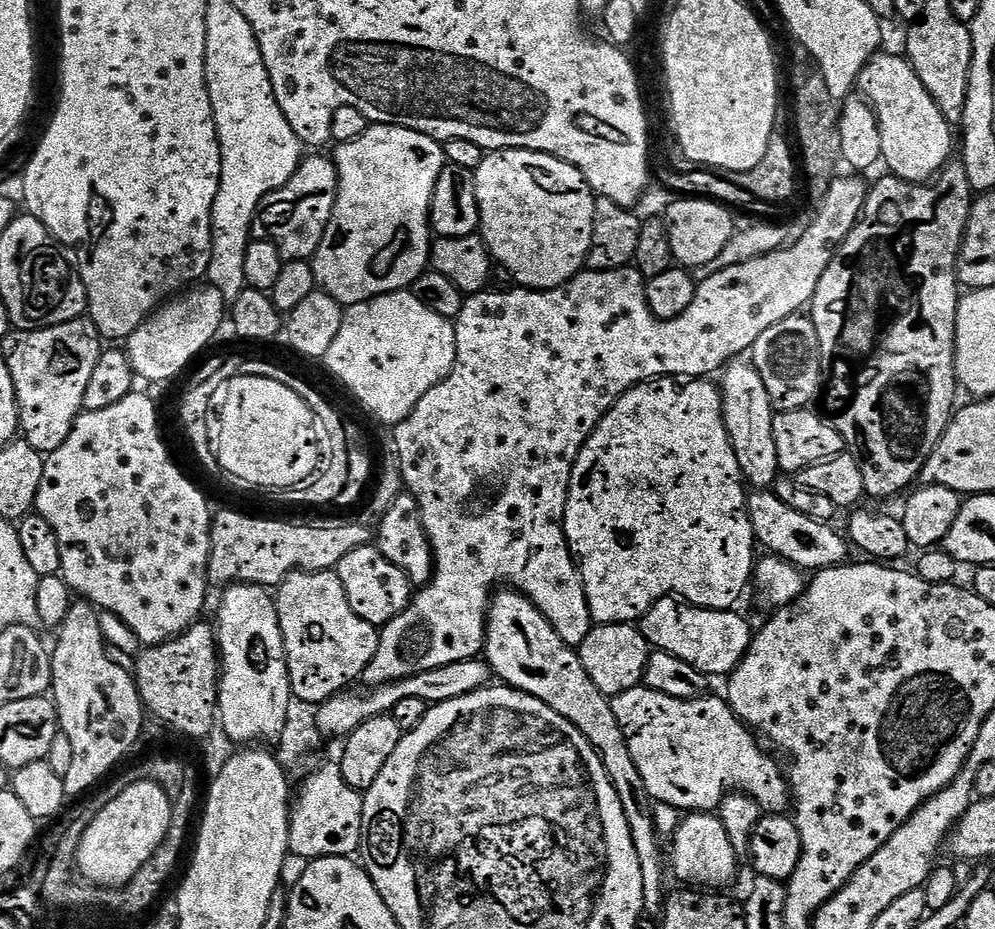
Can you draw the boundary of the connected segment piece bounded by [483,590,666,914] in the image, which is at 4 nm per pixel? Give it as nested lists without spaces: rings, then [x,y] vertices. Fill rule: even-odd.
[[[500,590],[490,601],[483,655],[488,667],[499,679],[500,676],[504,679],[501,681],[507,687],[517,688],[546,702],[550,710],[562,714],[562,718],[574,725],[596,749],[630,826],[634,854],[638,854],[638,866],[642,870],[644,912],[659,913],[666,903],[666,852],[664,856],[660,849],[660,832],[652,817],[654,804],[646,790],[646,782],[642,782],[642,774],[638,774],[638,766],[634,766],[634,758],[630,758],[630,746],[626,746],[622,726],[618,726],[618,718],[614,718],[612,701],[602,694],[602,690],[598,690],[598,686],[594,686],[594,682],[590,682],[590,674],[586,674],[586,666],[582,666],[579,651],[561,638],[542,610],[538,610],[538,606],[534,606],[527,596],[515,590]]]

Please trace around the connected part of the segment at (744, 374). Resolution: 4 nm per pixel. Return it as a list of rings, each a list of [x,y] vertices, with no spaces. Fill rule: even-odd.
[[[750,362],[736,363],[729,363],[722,372],[724,425],[728,428],[728,437],[738,458],[741,476],[753,489],[768,490],[781,475],[778,446],[774,446],[772,399],[770,394],[766,394],[766,386],[762,386],[762,378],[754,365]]]

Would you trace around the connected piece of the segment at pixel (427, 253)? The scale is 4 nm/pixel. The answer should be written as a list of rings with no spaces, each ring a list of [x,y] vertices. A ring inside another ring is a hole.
[[[372,124],[358,138],[350,142],[339,145],[335,149],[334,159],[336,162],[336,173],[338,174],[338,194],[334,202],[334,214],[330,214],[330,222],[326,226],[326,234],[322,234],[322,242],[318,246],[315,256],[310,263],[316,283],[323,291],[329,292],[338,303],[342,305],[357,304],[372,300],[376,296],[384,296],[387,292],[403,292],[411,289],[412,283],[418,279],[423,272],[429,271],[432,259],[432,245],[434,243],[434,233],[430,227],[430,217],[432,215],[432,199],[434,198],[434,186],[442,174],[444,165],[444,144],[441,141],[430,138],[426,134],[416,132],[412,128],[403,128],[397,124]]]

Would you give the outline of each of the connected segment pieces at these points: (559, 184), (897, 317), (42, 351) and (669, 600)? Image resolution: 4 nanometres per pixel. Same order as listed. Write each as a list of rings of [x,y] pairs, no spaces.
[[[504,148],[501,152],[487,153],[474,171],[480,207],[479,235],[488,245],[493,261],[499,267],[501,264],[519,287],[533,290],[556,288],[582,271],[592,245],[596,196],[577,168],[548,152]]]
[[[959,162],[945,164],[931,180],[922,184],[911,184],[908,180],[899,180],[897,176],[884,174],[876,185],[873,183],[869,187],[859,220],[849,236],[837,247],[835,256],[826,266],[825,273],[818,282],[817,292],[811,300],[810,315],[814,330],[818,330],[820,368],[824,372],[823,387],[826,389],[822,396],[822,412],[828,423],[836,427],[845,445],[858,457],[864,475],[864,490],[869,497],[892,496],[917,481],[934,446],[938,446],[942,434],[948,429],[957,407],[956,315],[962,288],[956,275],[956,261],[960,255],[960,243],[964,241],[964,232],[968,229],[968,215],[972,212],[973,203],[974,193],[970,180],[966,178],[966,170]]]
[[[91,319],[71,320],[49,328],[13,330],[3,337],[2,358],[10,370],[20,411],[22,439],[34,450],[53,452],[70,438],[70,430],[84,411],[86,386],[102,351],[102,337]]]
[[[671,595],[654,602],[646,615],[640,617],[638,627],[655,651],[674,654],[674,658],[690,662],[694,670],[702,670],[709,678],[727,678],[742,662],[754,635],[753,625],[748,625],[738,613],[698,608]]]

